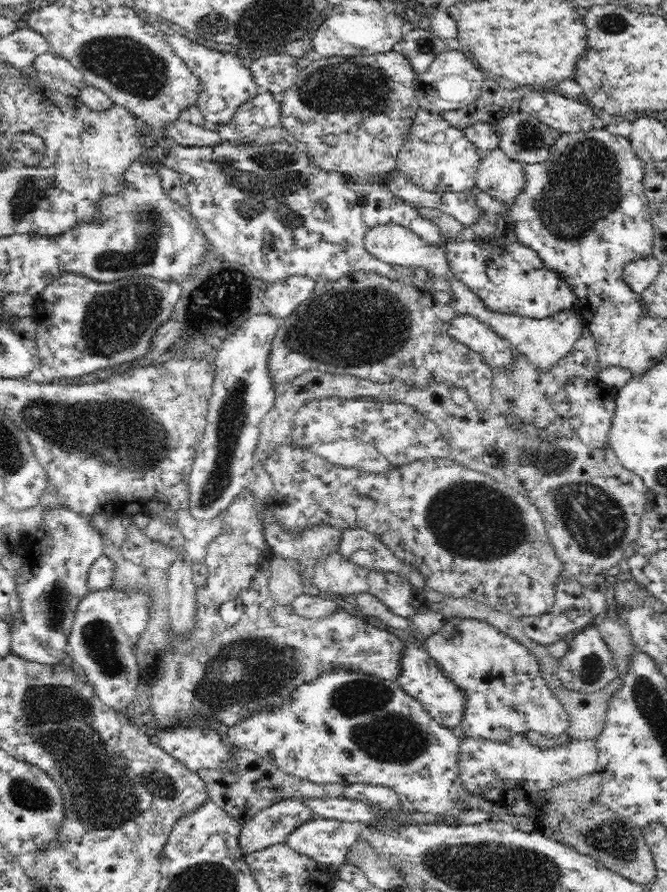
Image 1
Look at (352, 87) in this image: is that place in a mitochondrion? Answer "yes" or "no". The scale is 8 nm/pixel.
yes

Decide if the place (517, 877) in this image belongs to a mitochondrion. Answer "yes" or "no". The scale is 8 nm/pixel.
yes

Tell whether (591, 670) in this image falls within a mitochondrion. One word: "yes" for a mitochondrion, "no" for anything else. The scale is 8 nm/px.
yes

